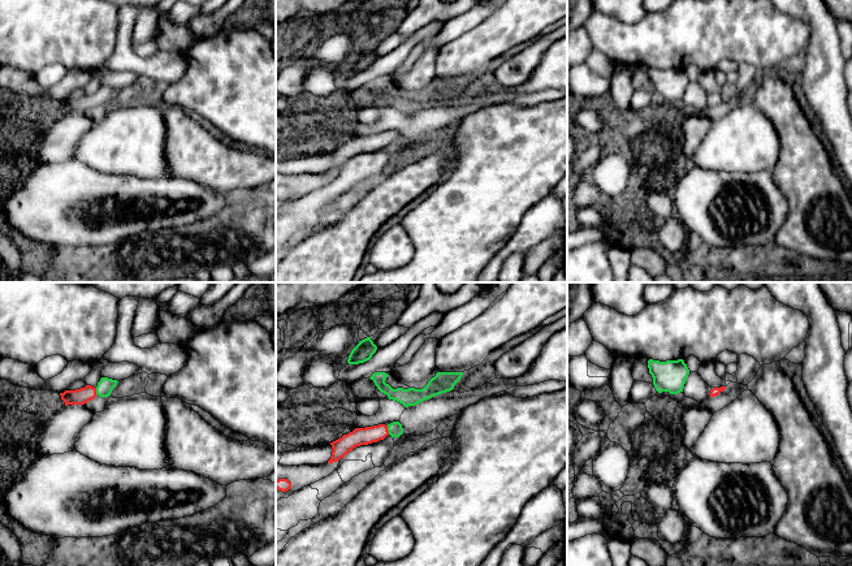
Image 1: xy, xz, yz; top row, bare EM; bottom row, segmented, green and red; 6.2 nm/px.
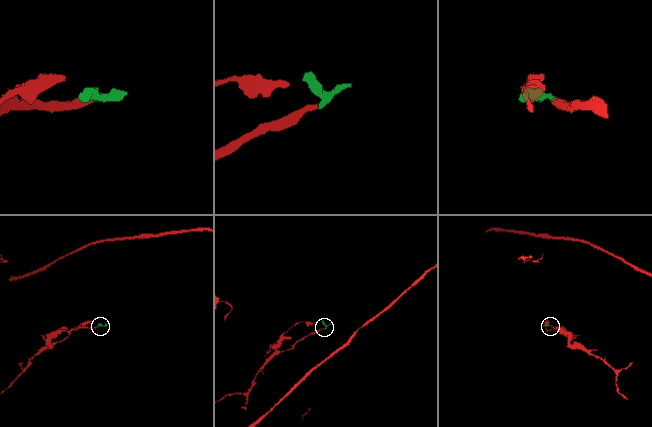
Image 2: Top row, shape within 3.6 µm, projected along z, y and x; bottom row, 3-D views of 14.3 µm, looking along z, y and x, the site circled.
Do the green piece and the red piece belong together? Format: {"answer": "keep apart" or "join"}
{"answer": "join"}

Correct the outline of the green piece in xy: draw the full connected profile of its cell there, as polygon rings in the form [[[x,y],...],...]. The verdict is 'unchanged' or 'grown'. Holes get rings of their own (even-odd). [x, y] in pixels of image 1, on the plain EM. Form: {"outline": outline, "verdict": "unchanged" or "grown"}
{"outline": [[[101,86],[96,96],[86,94],[85,96],[75,99],[65,99],[64,101],[60,101],[60,104],[61,108],[65,111],[65,115],[85,113],[88,109],[94,108],[96,104],[109,105],[117,91],[117,88]]], "verdict": "grown"}

